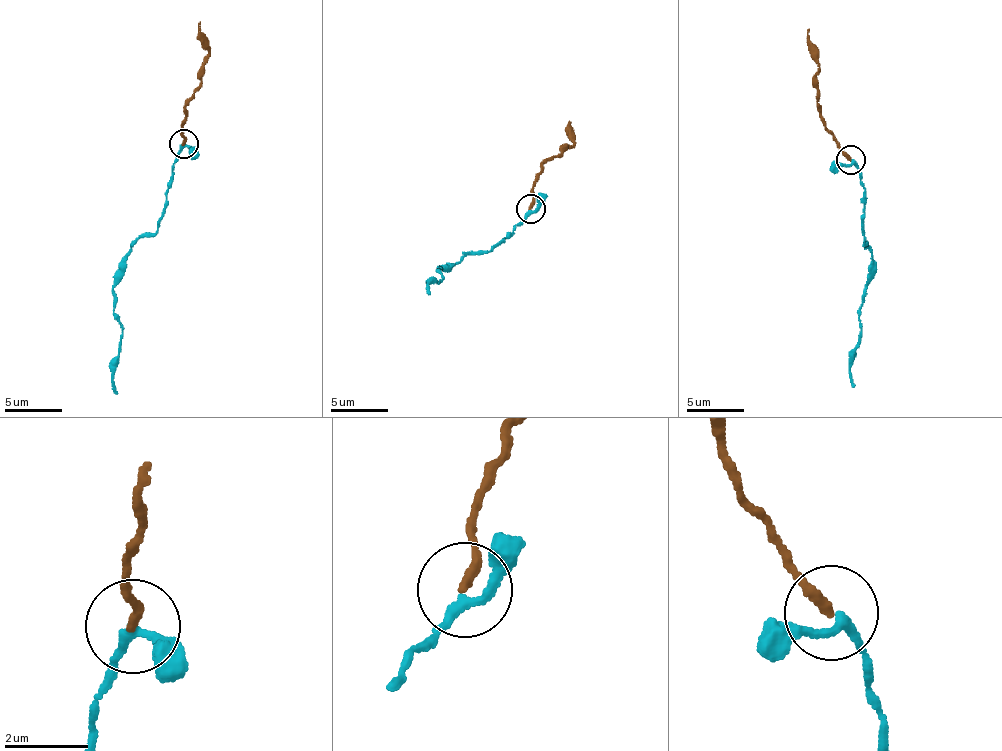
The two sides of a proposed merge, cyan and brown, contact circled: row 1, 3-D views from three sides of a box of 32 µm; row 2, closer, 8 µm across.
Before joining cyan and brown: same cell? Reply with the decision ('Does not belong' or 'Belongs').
Belongs

